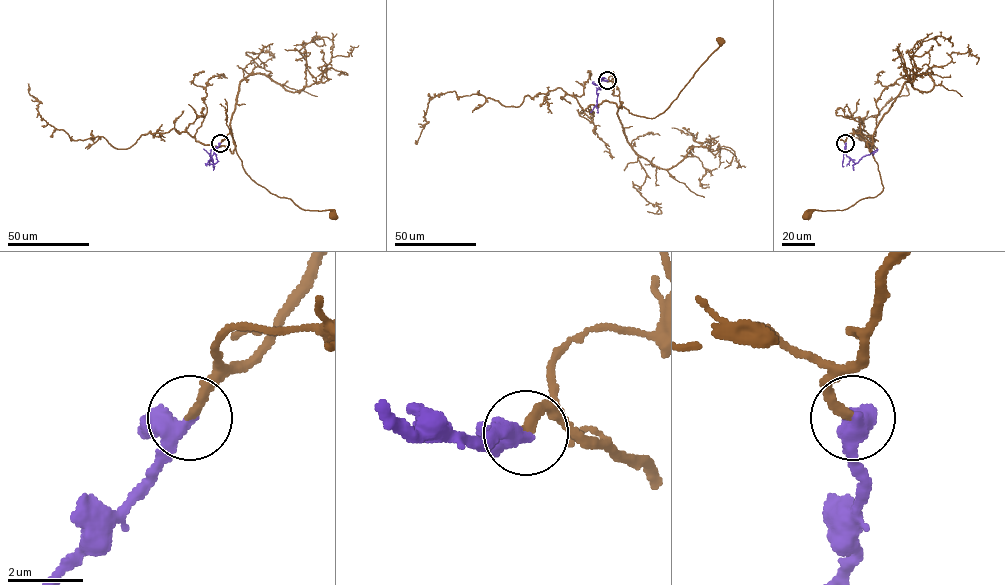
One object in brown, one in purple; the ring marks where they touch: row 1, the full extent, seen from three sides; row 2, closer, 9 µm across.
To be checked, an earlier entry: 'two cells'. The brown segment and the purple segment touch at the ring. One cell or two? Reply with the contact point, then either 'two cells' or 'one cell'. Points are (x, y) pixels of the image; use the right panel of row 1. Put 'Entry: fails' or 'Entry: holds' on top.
Entry: fails
place (845, 143); one cell

